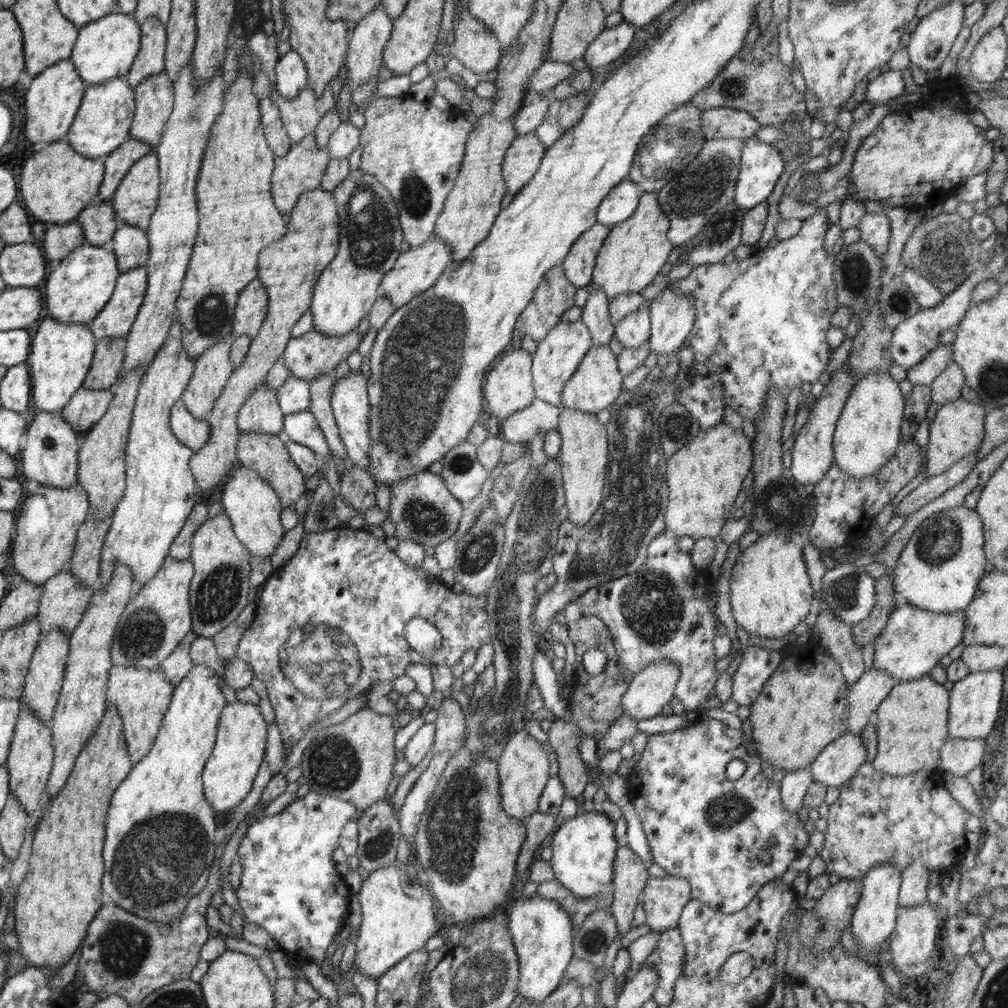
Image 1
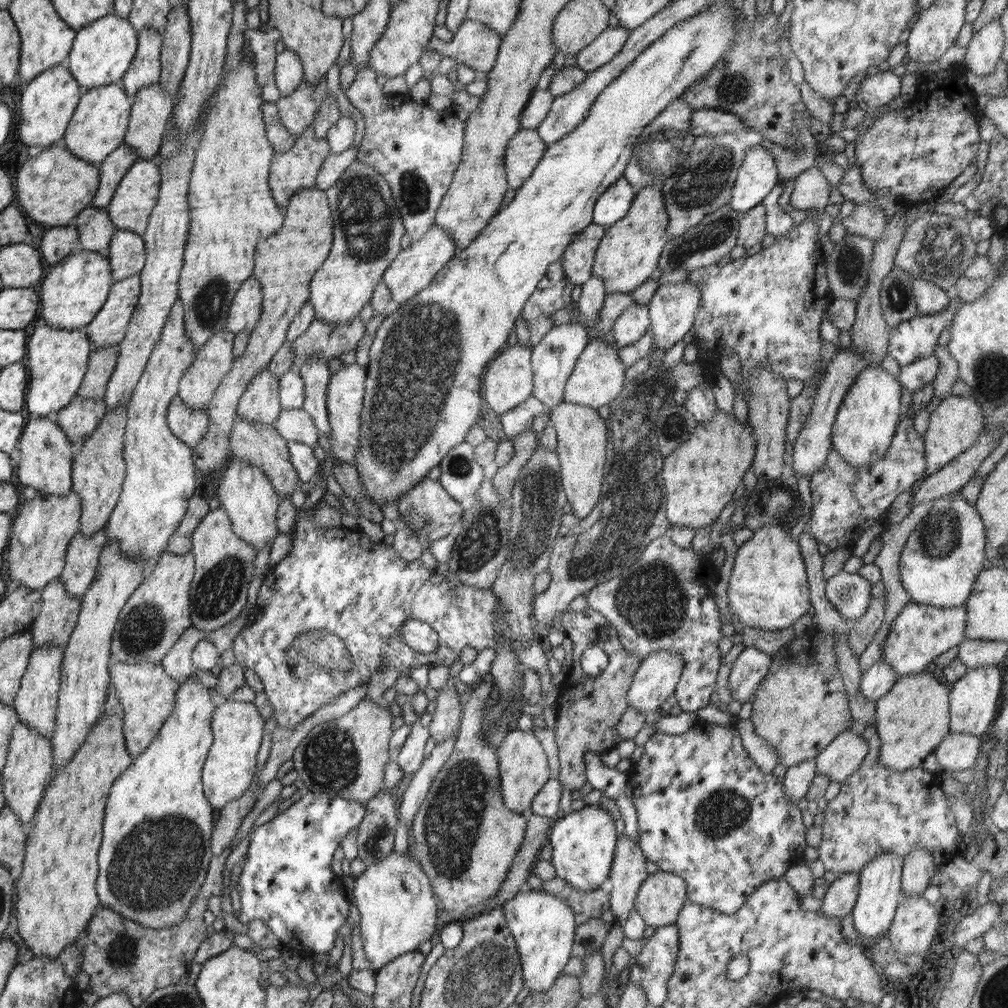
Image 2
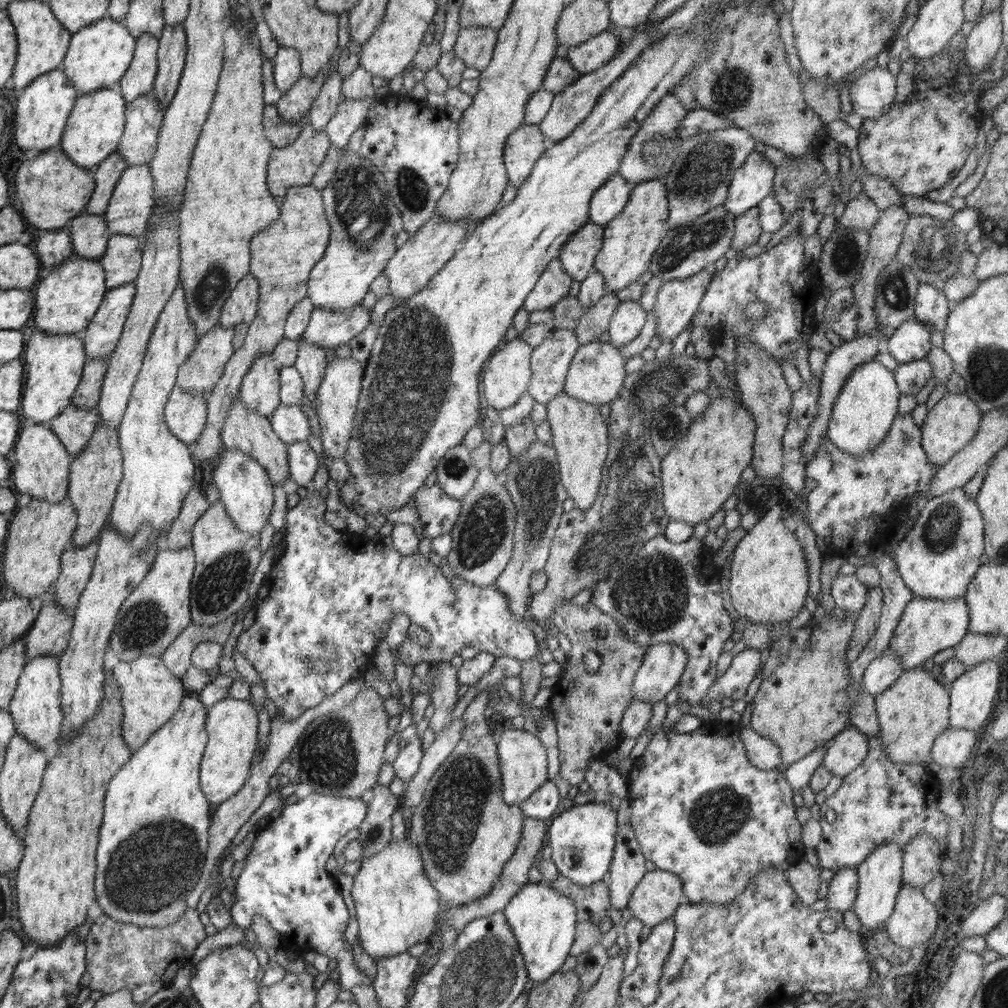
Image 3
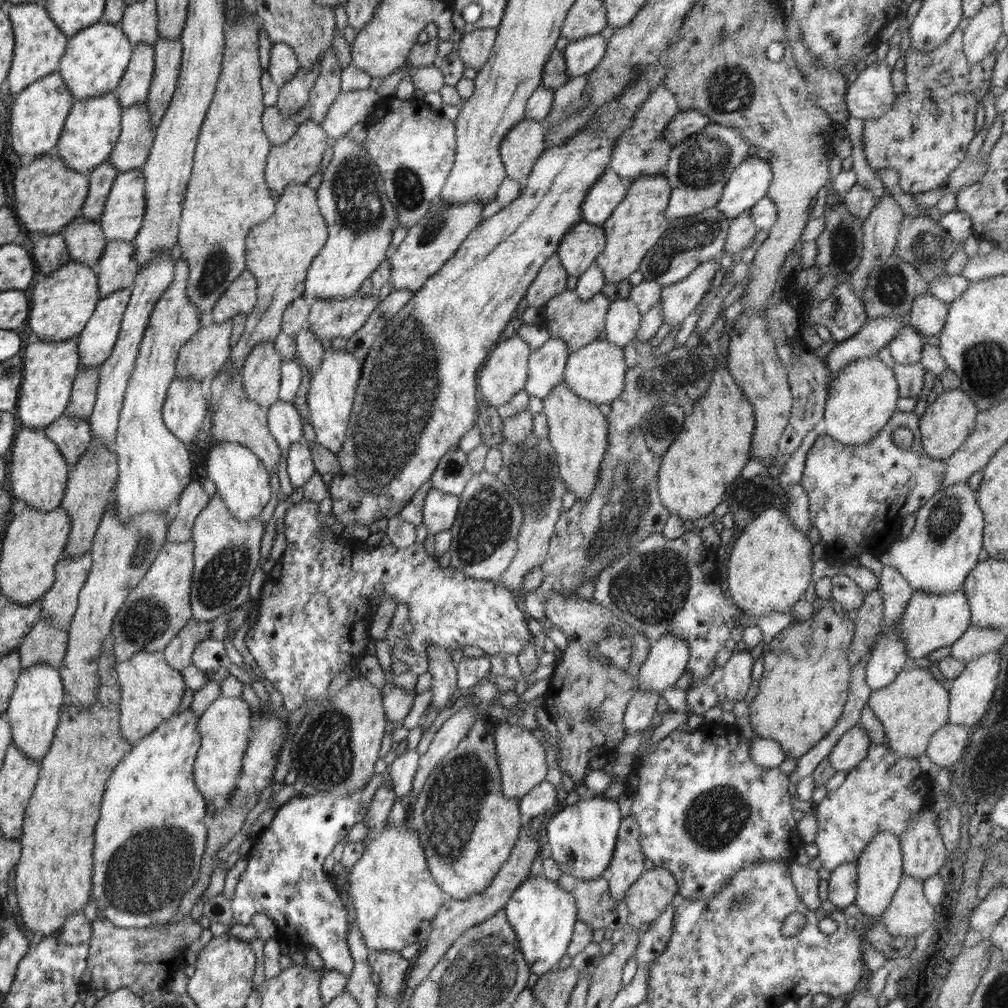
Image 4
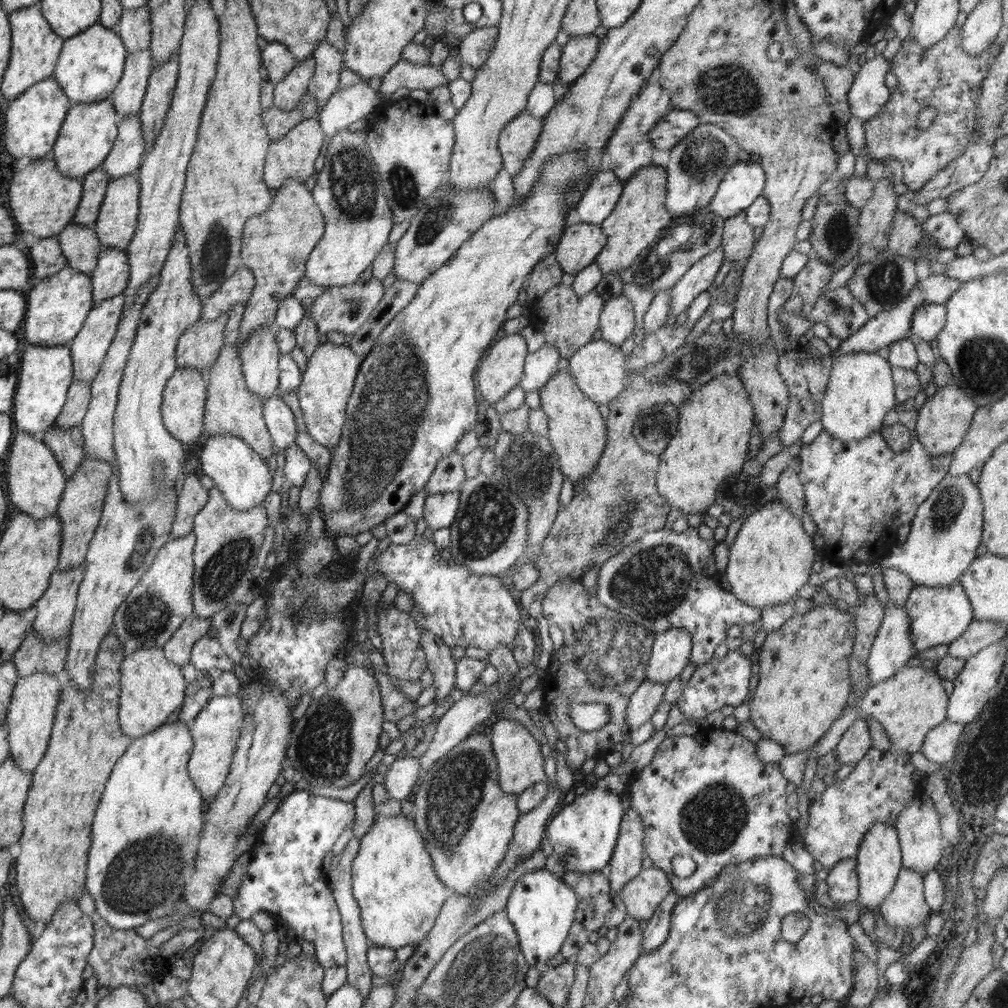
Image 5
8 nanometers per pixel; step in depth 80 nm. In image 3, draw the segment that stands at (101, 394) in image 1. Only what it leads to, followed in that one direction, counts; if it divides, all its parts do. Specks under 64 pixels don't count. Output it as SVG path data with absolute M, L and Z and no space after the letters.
M70 403L46 425L53 430L53 433L66 447L70 457L74 458L82 452L100 422L96 406L93 408L78 408Z

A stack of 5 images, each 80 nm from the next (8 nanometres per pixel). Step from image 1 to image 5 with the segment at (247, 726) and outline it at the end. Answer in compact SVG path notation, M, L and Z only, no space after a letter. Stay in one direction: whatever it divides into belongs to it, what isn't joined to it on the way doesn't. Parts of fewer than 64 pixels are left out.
M213 696L206 706L202 707L192 726L189 726L194 746L190 760L187 762L187 771L204 798L214 798L225 785L225 778L229 775L238 738L242 734L243 720L242 703L238 696Z

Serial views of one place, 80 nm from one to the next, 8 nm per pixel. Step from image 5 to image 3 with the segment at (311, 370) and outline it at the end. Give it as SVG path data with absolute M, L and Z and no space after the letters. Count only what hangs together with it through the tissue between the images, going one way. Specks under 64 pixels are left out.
M335 356L331 362L327 362L321 385L315 392L315 396L317 396L315 411L318 416L320 438L326 458L343 459L345 457L350 437L353 435L354 415L362 388L364 369L365 367L352 357L338 358Z

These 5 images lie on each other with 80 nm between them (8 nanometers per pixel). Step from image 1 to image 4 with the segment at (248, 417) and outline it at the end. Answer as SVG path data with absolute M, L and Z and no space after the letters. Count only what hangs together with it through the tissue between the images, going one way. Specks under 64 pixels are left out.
M272 341L259 342L244 361L241 375L245 393L264 411L279 399L281 364L281 356Z

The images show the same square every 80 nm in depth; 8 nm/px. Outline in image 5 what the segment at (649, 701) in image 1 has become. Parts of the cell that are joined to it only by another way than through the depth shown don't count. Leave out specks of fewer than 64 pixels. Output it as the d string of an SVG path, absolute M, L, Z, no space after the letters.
M665 627L654 637L651 657L645 670L645 679L660 684L668 684L682 674L691 660L692 639L687 630Z

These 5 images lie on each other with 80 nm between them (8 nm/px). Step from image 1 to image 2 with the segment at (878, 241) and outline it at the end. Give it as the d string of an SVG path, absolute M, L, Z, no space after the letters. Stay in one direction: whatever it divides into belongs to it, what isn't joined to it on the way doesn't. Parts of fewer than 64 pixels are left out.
M875 204L854 205L849 216L840 220L849 234L855 234L876 242L887 225L887 216Z

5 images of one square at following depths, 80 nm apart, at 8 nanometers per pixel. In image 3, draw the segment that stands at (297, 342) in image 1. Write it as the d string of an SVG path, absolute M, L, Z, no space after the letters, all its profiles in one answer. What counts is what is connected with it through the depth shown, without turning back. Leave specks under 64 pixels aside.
M361 304L343 313L315 307L302 339L323 349L336 349L339 344L348 345L370 322L370 312Z

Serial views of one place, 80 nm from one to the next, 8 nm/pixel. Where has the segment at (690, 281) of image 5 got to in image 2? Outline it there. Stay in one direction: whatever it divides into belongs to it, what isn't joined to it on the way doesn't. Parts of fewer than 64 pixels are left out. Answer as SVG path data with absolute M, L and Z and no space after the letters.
M683 281L665 283L657 288L649 302L650 332L653 334L654 348L666 351L678 341L682 341L686 333L693 328L693 322L700 306L701 290L698 283Z

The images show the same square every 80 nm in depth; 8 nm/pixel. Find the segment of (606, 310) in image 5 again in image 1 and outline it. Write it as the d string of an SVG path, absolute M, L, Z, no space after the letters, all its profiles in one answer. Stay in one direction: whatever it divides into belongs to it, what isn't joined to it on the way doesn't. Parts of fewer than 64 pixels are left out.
M642 307L628 313L615 325L616 340L623 348L633 349L641 347L651 335L651 320L649 307Z

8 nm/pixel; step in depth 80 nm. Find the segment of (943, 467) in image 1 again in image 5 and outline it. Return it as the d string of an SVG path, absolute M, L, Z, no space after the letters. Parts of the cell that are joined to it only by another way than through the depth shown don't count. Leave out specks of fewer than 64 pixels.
M949 384L938 387L936 393L928 397L922 407L916 410L918 418L915 431L918 440L935 458L938 455L952 454L970 428L976 409L974 401L957 385Z

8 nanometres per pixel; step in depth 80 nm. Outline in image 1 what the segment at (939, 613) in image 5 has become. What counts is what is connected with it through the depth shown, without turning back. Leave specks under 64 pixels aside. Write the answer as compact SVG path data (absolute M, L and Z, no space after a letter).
M900 600L886 626L874 640L873 667L887 672L898 682L929 676L939 660L961 643L964 621L963 612L938 614Z

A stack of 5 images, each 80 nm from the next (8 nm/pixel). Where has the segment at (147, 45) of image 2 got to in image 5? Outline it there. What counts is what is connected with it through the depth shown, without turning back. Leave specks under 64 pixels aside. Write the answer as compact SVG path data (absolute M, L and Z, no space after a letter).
M138 50L126 58L122 78L110 96L120 117L138 115L143 103L150 75L153 71L150 50Z

